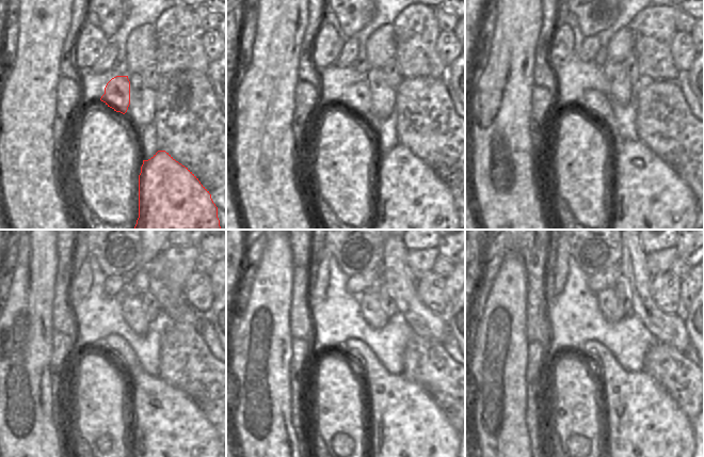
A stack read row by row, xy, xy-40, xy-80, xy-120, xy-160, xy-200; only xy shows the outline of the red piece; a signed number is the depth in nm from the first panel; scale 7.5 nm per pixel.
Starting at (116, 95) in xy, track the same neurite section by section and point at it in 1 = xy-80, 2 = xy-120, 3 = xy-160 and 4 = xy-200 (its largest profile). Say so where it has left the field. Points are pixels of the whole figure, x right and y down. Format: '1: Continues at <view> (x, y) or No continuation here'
1: Continues at xy-80 (595, 103)
2: Continues at xy-120 (174, 446)
3: Continues at xy-160 (413, 446)
4: Continues at xy-200 (650, 443).

